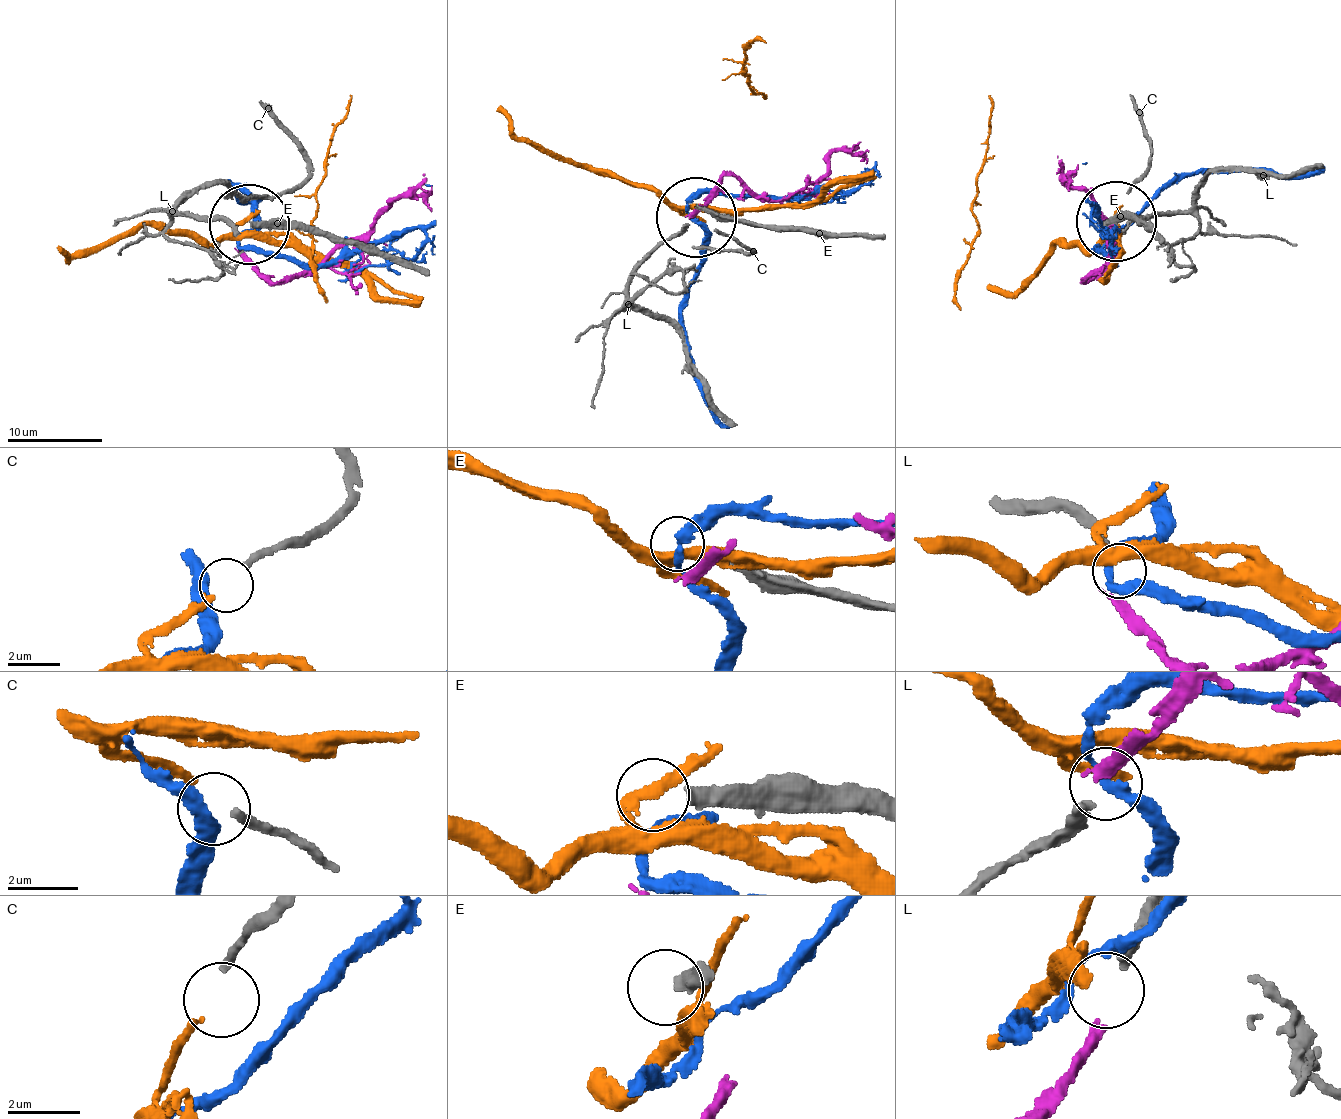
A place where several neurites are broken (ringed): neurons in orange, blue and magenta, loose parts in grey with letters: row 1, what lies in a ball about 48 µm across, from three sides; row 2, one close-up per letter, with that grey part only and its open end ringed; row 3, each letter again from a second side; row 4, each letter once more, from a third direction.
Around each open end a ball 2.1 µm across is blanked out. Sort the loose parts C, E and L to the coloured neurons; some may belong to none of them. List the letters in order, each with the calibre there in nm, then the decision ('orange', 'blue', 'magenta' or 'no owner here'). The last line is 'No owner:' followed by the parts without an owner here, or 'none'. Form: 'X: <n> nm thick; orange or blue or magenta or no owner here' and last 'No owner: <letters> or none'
C: 280 nm thick; orange
E: 320 nm thick; no owner here
L: 300 nm thick; no owner here
No owner: E, L

